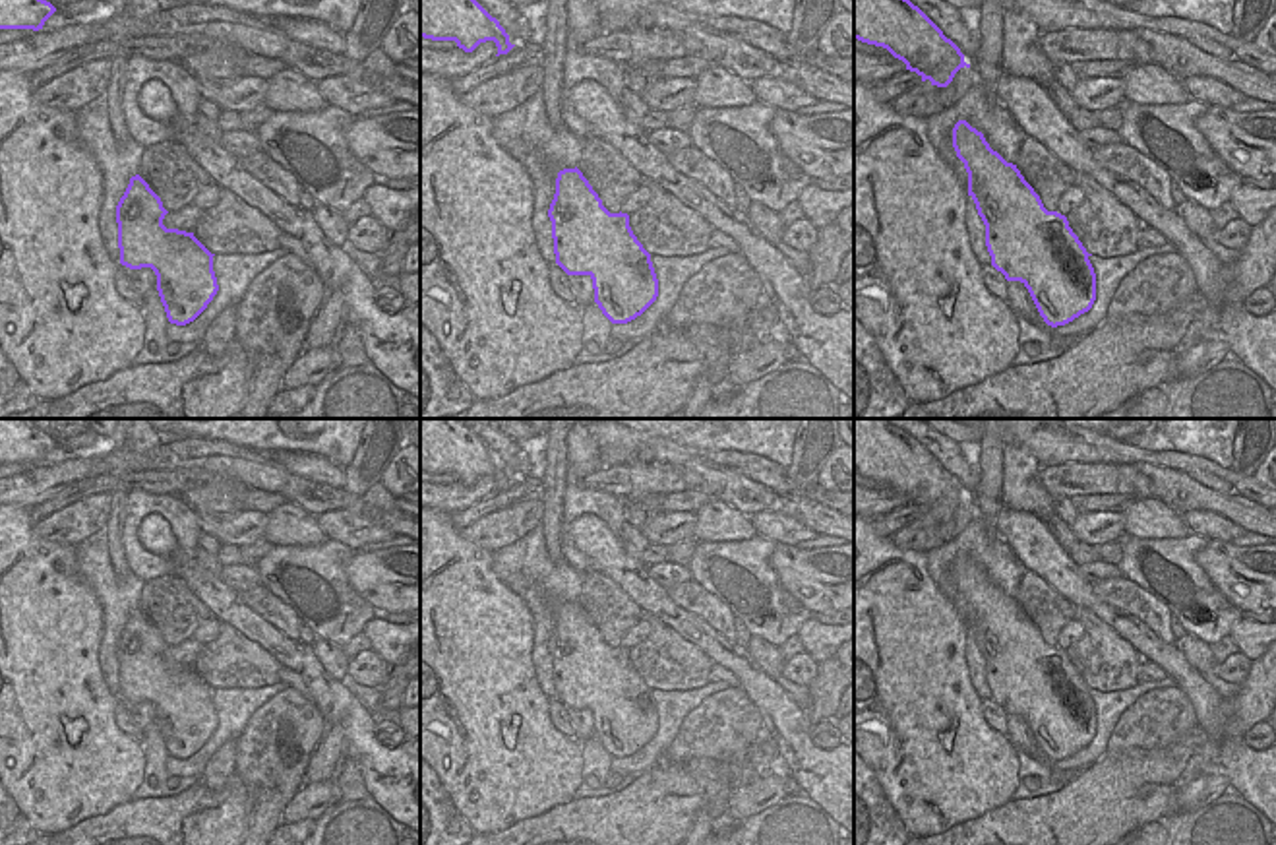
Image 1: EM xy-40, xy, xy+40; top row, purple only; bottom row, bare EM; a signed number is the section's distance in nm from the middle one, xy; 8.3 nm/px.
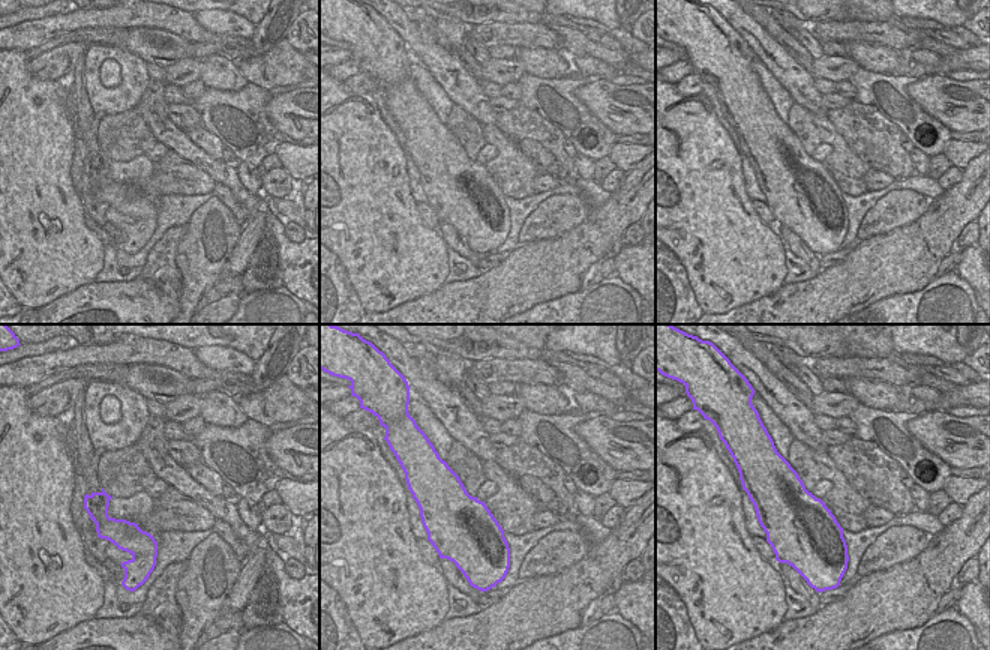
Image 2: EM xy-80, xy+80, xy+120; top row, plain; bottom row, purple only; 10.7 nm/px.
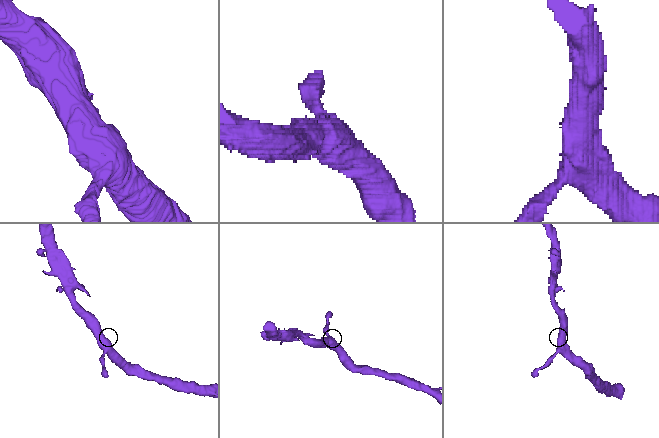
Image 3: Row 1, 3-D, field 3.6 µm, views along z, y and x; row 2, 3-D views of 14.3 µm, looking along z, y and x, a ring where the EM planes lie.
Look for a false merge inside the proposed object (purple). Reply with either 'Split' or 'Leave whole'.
Leave whole

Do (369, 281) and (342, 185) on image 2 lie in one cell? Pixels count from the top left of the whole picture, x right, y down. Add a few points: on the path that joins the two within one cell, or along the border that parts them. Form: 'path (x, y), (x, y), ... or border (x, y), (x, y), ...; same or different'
path (369, 257), (369, 219), (362, 209); same

